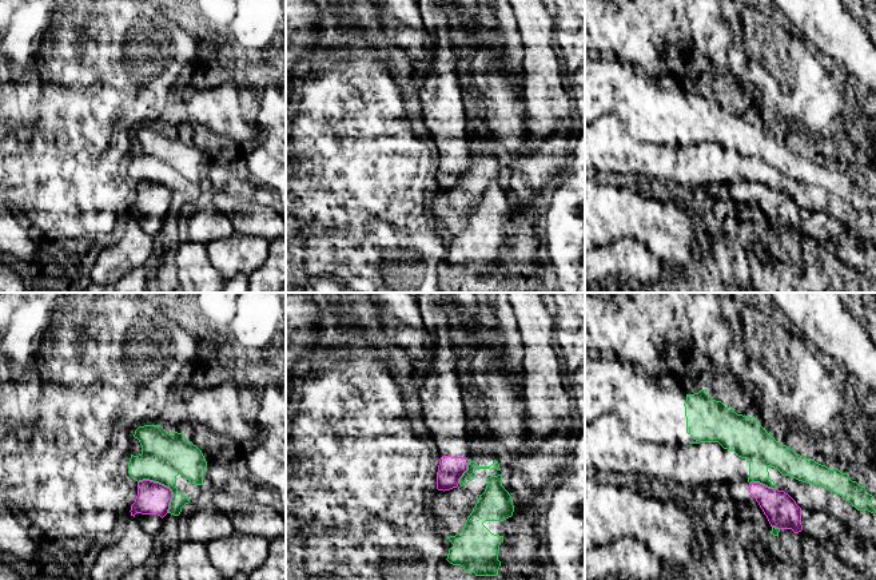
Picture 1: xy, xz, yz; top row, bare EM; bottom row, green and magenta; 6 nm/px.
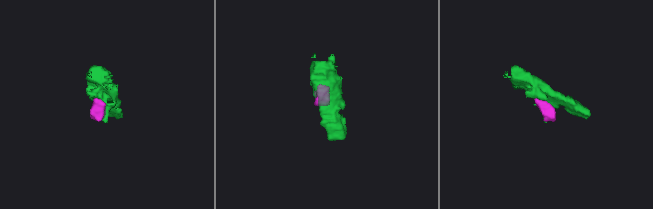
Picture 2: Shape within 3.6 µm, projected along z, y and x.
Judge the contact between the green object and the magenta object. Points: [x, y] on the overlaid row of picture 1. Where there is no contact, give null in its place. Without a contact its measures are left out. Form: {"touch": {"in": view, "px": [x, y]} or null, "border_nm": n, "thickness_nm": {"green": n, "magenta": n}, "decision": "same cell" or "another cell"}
{"touch": {"in": "xy", "px": [166, 485]}, "border_nm": 260, "thickness_nm": {"green": 280, "magenta": 190}, "decision": "another cell"}

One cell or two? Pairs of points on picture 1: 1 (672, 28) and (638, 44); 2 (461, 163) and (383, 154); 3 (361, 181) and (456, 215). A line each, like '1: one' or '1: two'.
1: one
2: two
3: two

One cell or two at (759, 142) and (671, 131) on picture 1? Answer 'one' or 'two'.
one

